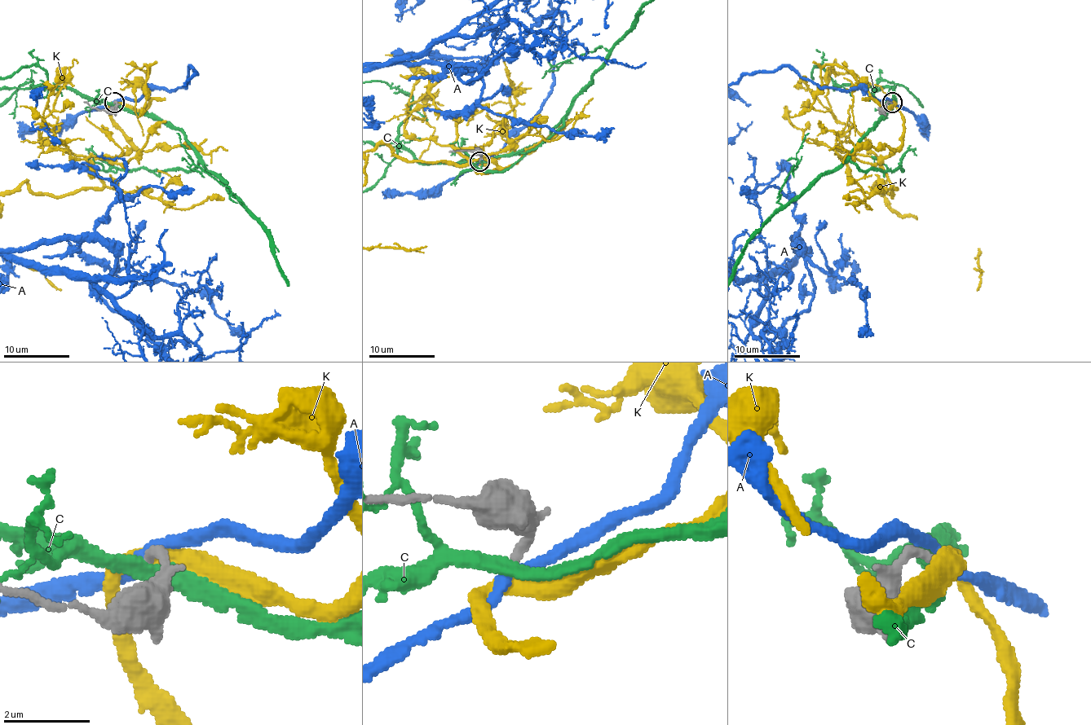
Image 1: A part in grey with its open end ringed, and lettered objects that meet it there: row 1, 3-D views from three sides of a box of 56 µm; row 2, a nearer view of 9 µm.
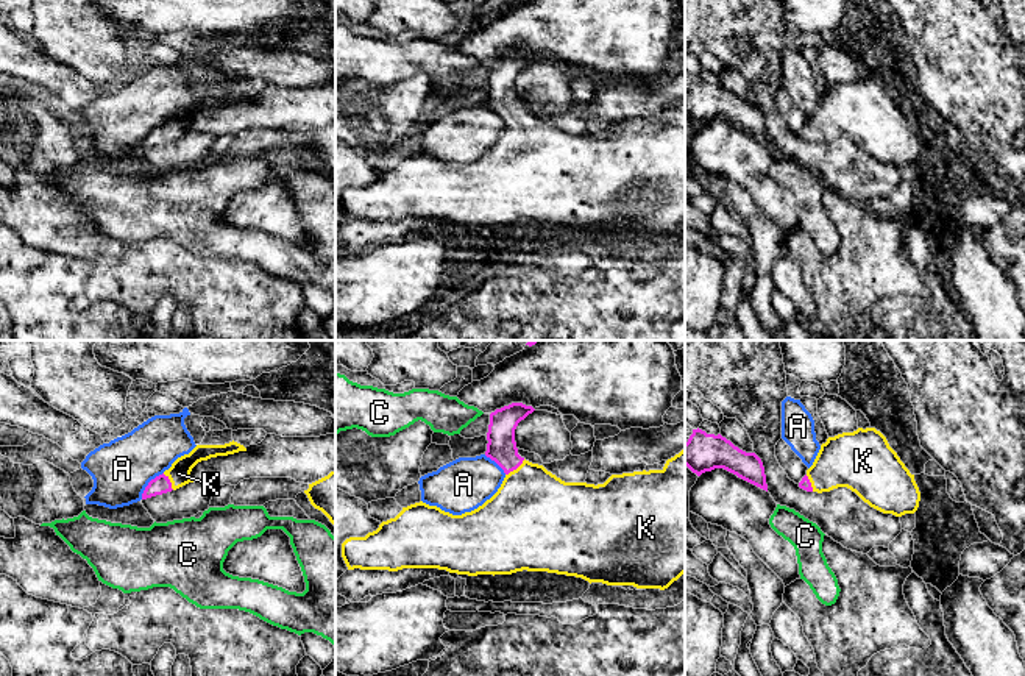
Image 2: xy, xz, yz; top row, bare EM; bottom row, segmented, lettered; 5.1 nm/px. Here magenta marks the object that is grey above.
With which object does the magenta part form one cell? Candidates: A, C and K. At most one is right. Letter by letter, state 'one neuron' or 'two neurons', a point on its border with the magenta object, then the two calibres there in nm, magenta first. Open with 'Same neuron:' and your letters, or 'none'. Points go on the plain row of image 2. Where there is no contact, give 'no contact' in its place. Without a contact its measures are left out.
Same neuron: K
A: two neurons; meets magenta in xy at (148, 135); 100 nm thick on the magenta side, 300 nm on the other
C: two neurons; no contact
K: one neuron; meets magenta in xz at (515, 119); 150 nm thick on the magenta side, 440 nm on the other

